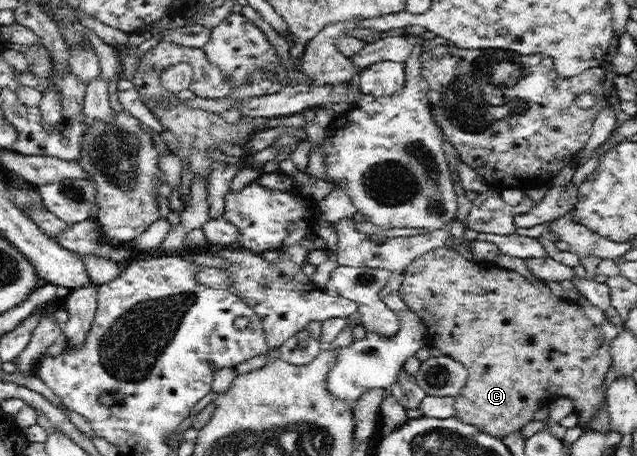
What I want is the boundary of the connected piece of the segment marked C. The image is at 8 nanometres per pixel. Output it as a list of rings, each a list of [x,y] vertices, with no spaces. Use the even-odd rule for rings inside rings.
[[[443,245],[437,249],[431,249],[415,259],[405,267],[405,275],[400,287],[397,289],[398,295],[403,299],[405,305],[416,316],[421,318],[426,327],[425,339],[426,345],[429,347],[437,347],[445,352],[445,356],[452,357],[460,361],[468,369],[468,378],[465,387],[454,397],[454,416],[458,420],[469,425],[476,425],[485,433],[493,434],[495,437],[502,438],[503,435],[521,429],[529,421],[533,420],[533,413],[540,402],[550,403],[558,397],[568,397],[573,402],[574,412],[578,417],[578,425],[583,428],[583,434],[588,434],[594,431],[592,421],[603,411],[606,403],[606,385],[607,374],[611,371],[611,354],[610,344],[608,344],[603,335],[601,327],[595,327],[584,314],[584,308],[578,305],[575,301],[564,299],[557,299],[551,292],[549,285],[545,280],[529,281],[527,277],[518,274],[515,271],[504,271],[493,269],[486,270],[481,267],[481,261],[471,262],[467,261],[453,250]]]

